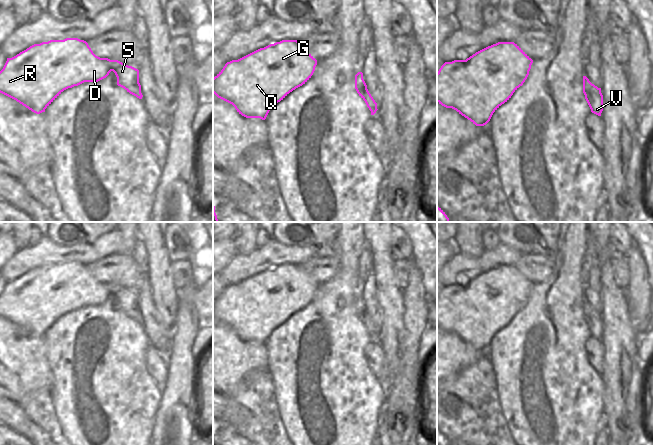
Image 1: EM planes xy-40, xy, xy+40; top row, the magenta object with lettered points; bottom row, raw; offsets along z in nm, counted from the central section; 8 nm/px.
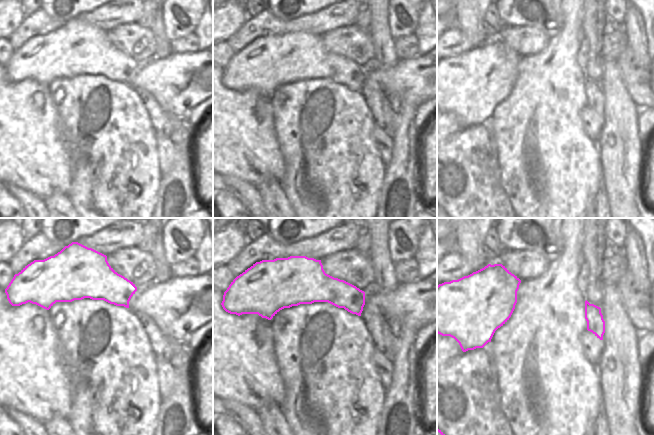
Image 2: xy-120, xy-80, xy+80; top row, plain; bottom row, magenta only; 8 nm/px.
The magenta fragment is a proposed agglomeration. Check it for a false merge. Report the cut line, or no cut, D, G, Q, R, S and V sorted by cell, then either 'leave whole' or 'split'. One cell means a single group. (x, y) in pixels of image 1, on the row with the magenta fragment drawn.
cut none; groups D G Q R S V; leave whole

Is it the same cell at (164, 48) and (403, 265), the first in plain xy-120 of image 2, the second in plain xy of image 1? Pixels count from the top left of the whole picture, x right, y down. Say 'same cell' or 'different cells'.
different cells

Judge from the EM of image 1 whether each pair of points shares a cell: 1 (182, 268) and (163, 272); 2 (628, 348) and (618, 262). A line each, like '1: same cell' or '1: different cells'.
1: different cells
2: different cells

